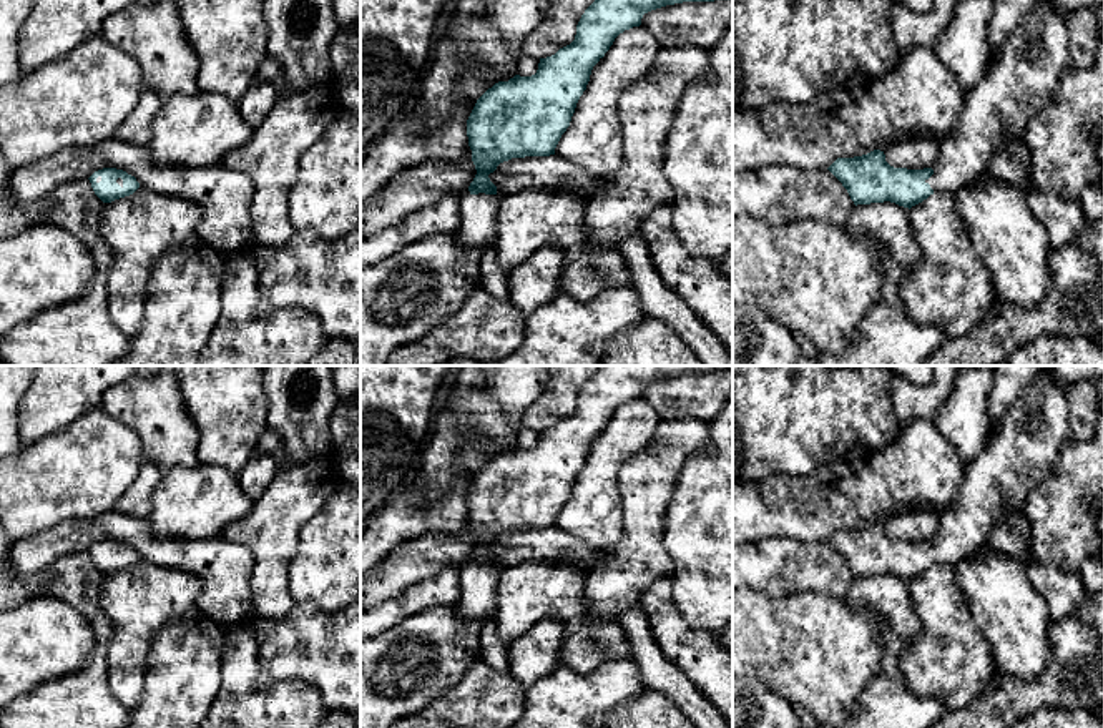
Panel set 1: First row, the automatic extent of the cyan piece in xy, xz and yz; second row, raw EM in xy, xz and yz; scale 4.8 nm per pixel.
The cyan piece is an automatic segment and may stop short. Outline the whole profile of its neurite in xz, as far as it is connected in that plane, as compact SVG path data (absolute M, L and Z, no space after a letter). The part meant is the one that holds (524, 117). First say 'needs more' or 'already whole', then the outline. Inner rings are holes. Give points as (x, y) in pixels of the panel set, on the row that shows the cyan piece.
needs more; M595 0L581 15L578 25L576 25L576 35L575 40L560 48L555 55L547 57L547 58L540 58L538 63L538 70L535 75L532 76L520 76L515 75L513 78L510 78L508 81L498 81L495 83L492 88L488 88L475 103L468 120L467 120L467 136L468 136L468 146L472 150L472 161L475 165L477 175L473 178L473 181L468 186L468 194L460 198L460 226L457 229L457 239L458 243L467 248L467 249L478 249L483 254L488 256L490 253L490 246L495 241L497 236L497 213L500 208L500 198L497 198L497 186L490 181L488 175L493 173L497 170L497 166L503 161L508 161L512 158L525 158L525 156L550 156L555 155L555 148L561 138L561 135L566 131L566 128L570 126L571 116L575 113L576 103L580 100L580 96L583 95L583 91L586 90L586 85L590 81L590 75L593 66L605 57L605 53L610 50L610 47L613 45L615 38L623 33L625 30L630 30L633 27L640 27L641 25L641 18L645 13L666 7L666 5L674 5L674 3L683 3L683 2L714 2L714 0Z

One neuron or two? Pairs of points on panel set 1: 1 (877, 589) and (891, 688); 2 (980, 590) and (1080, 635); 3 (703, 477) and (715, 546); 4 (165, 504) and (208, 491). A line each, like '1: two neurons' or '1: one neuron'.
1: one neuron
2: two neurons
3: one neuron
4: one neuron

